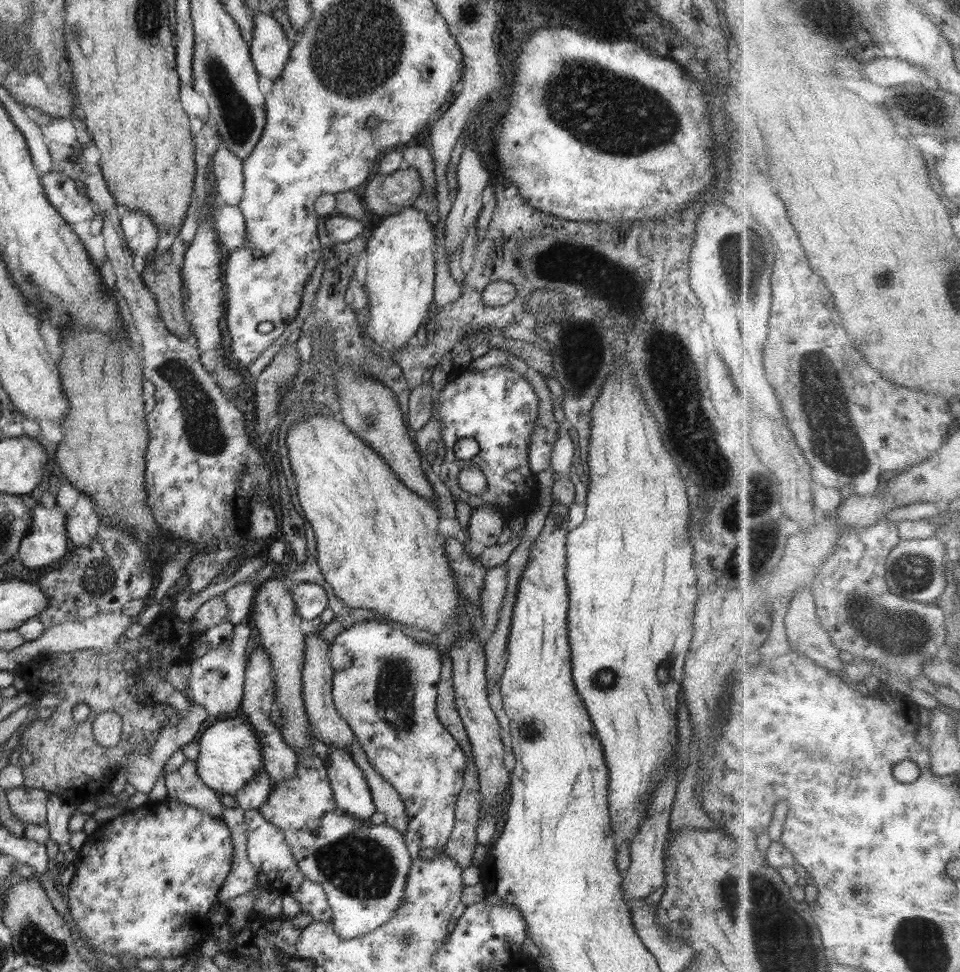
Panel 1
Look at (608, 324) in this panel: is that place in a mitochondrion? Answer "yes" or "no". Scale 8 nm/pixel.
no

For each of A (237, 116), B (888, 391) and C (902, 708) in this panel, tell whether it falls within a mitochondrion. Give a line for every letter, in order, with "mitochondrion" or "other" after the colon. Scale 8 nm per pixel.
A: mitochondrion
B: other
C: other

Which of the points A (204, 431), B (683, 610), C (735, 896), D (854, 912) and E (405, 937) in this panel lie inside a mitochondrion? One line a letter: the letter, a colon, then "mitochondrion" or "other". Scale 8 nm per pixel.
A: mitochondrion
B: other
C: mitochondrion
D: other
E: mitochondrion

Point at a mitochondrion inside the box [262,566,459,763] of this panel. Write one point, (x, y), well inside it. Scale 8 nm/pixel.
(393, 696)

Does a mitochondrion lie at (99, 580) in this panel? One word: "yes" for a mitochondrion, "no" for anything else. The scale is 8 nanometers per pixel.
yes

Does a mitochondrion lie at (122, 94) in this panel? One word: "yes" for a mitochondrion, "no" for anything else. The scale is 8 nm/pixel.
no

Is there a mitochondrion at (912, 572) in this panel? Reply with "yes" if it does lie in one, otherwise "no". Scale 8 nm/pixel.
yes

